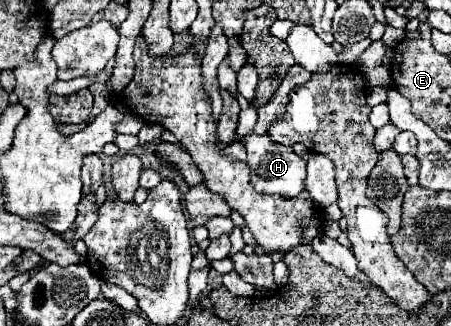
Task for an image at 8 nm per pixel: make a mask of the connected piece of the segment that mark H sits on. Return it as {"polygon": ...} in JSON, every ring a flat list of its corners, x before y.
{"polygon":[[249,134,241,138,245,152,247,152,247,164,251,166,251,184,255,186,257,192,261,194,279,194,293,198,299,192,303,192,303,182,305,182,305,160,299,158,289,146,271,142,269,134]]}

